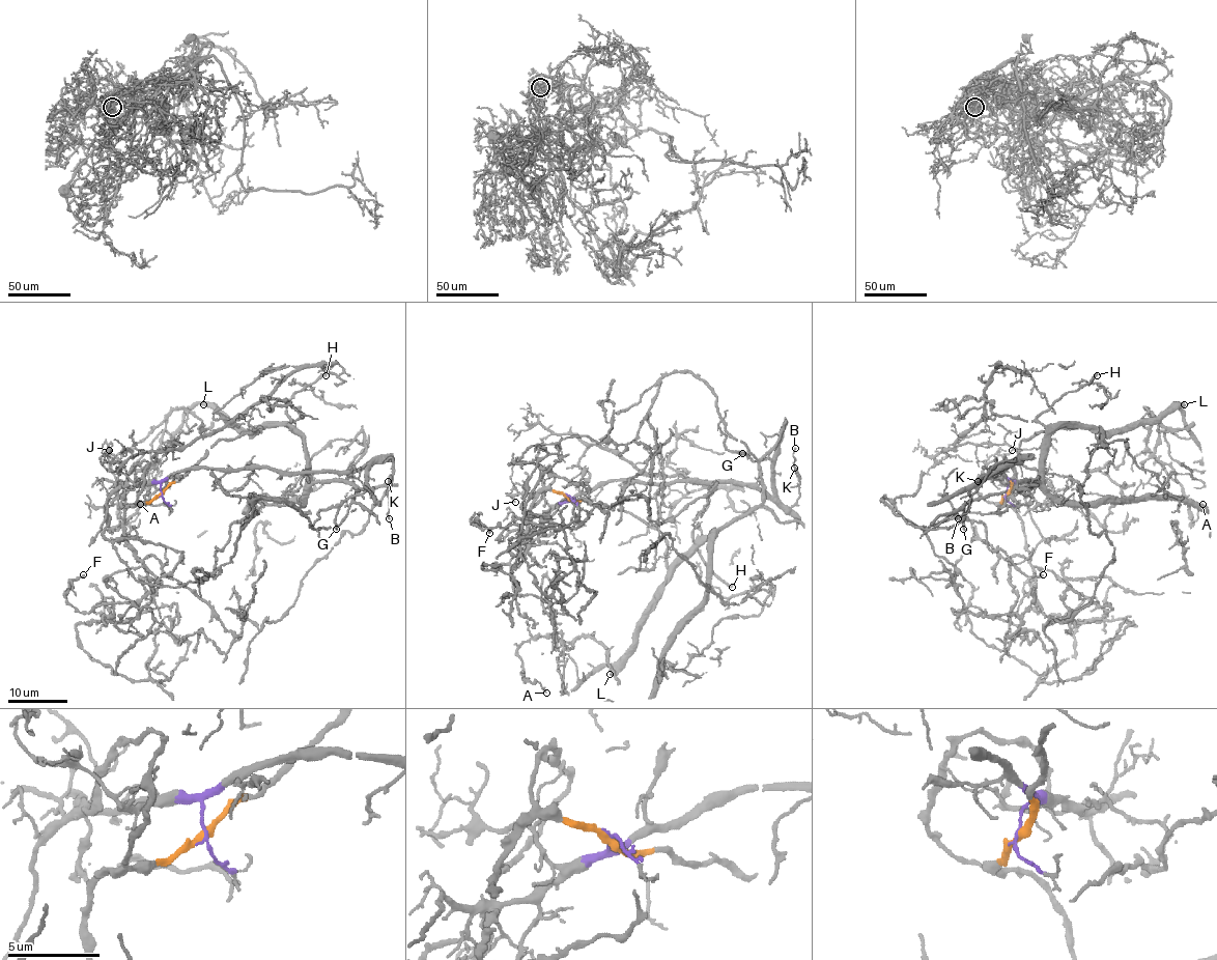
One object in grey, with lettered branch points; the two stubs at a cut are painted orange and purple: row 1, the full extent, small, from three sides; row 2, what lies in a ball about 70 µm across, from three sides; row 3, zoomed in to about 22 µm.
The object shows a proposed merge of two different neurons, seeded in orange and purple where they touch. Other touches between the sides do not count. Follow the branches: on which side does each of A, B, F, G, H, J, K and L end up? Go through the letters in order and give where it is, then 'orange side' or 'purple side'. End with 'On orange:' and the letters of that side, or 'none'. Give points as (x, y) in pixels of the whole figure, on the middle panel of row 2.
A: place (546, 693); orange side
B: place (795, 448); purple side
F: place (489, 533); orange side
G: place (742, 453); purple side
H: place (732, 587); orange side
J: place (515, 502); purple side
K: place (794, 468); purple side
L: place (610, 674); orange side
On orange: A, F, H, L

